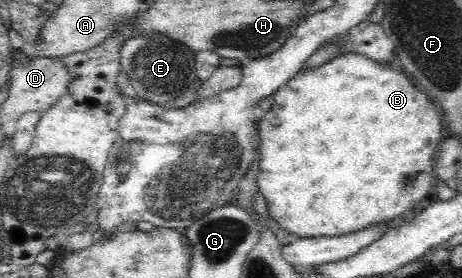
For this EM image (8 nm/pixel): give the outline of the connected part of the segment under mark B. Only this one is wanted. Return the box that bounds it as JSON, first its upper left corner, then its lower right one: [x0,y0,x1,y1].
[256,53,443,239]

